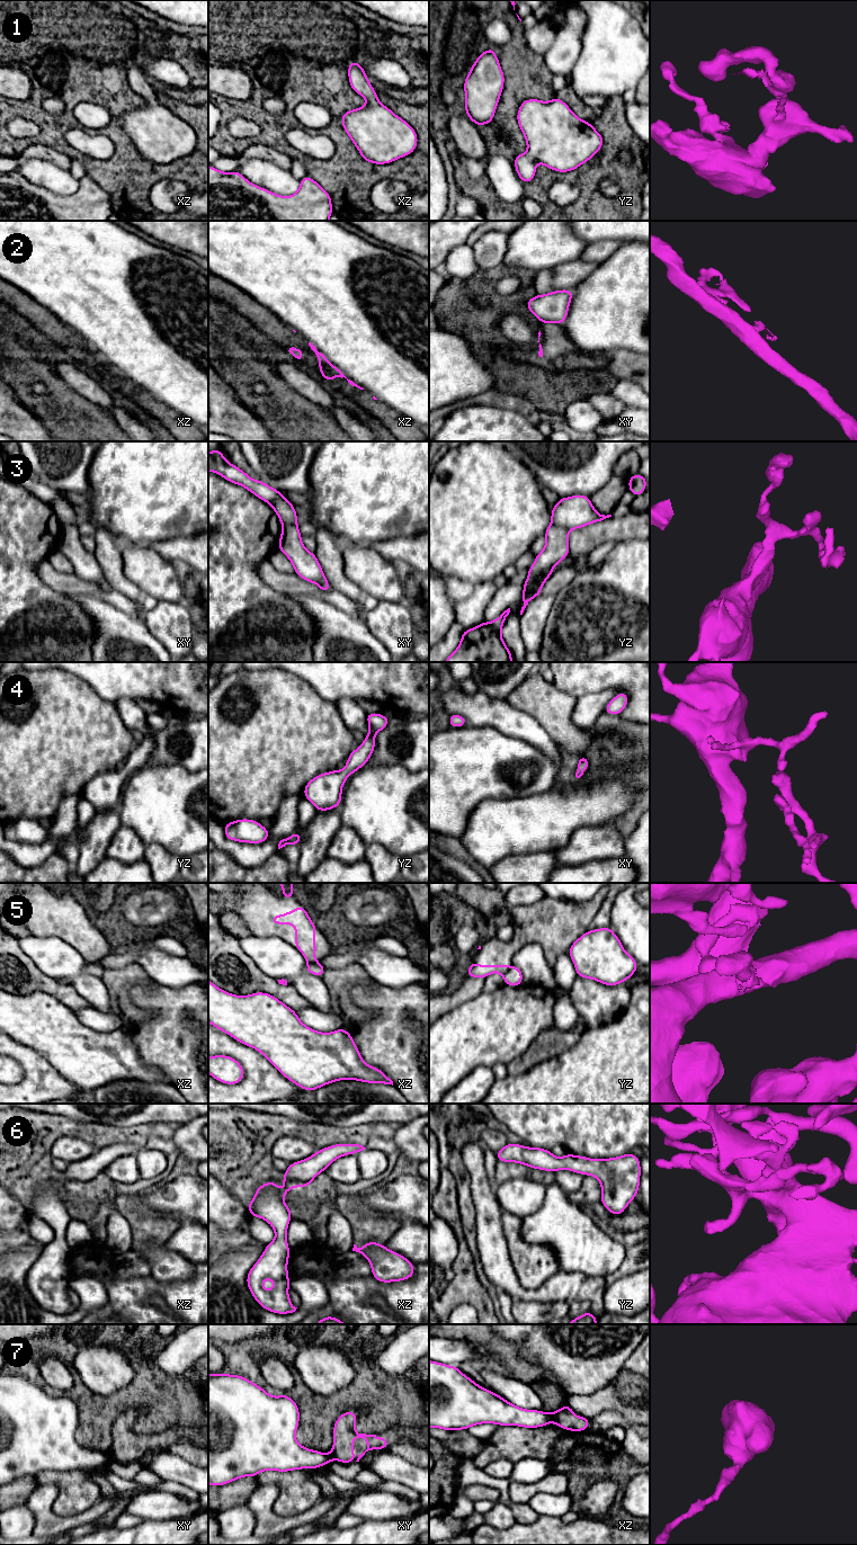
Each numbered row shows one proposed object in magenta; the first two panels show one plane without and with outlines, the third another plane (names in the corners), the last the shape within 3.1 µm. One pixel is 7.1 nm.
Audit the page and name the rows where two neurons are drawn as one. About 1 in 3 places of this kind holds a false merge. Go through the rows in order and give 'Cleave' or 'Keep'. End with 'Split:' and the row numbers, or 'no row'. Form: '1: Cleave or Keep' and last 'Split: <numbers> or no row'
1: Keep
2: Cleave
3: Cleave
4: Keep
5: Cleave
6: Keep
7: Cleave
Split: 2, 3, 5, 7

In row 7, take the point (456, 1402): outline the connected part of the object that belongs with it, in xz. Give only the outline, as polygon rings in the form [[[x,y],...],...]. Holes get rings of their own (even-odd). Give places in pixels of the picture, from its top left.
[[[429,1360],[429,1428],[454,1431],[466,1430],[481,1423],[539,1428],[551,1422],[552,1413],[516,1406],[499,1394],[476,1384],[458,1367]]]

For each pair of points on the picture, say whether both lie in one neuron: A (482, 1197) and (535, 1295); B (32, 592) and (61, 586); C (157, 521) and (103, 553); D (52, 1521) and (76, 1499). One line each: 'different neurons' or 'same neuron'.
A: same neuron
B: different neurons
C: different neurons
D: different neurons

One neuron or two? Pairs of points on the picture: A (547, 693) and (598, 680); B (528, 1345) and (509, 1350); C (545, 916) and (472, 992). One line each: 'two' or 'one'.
A: two
B: two
C: one

